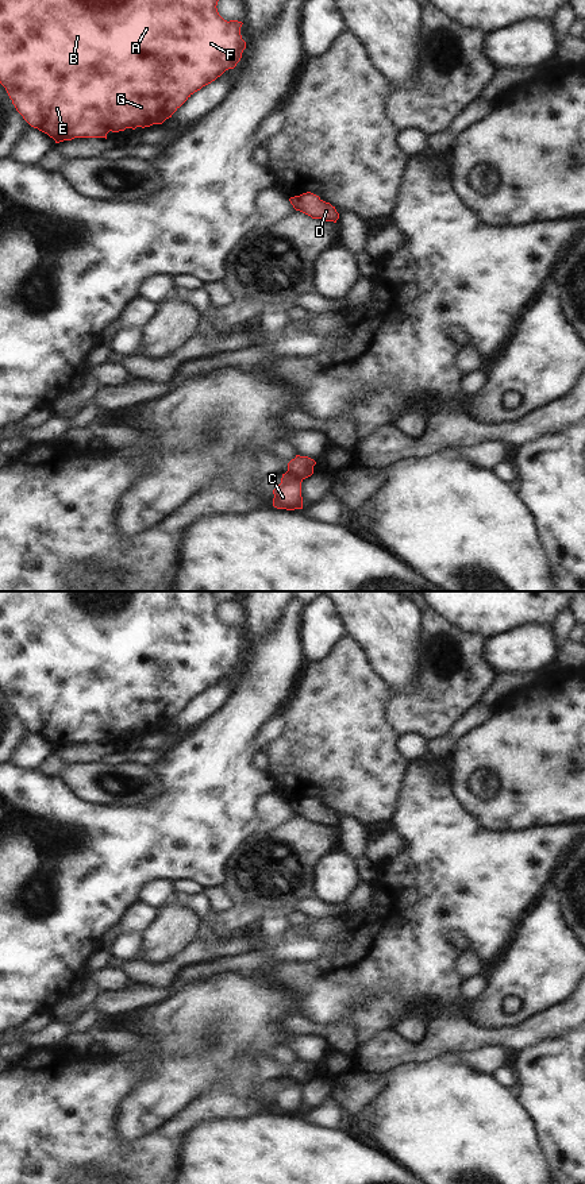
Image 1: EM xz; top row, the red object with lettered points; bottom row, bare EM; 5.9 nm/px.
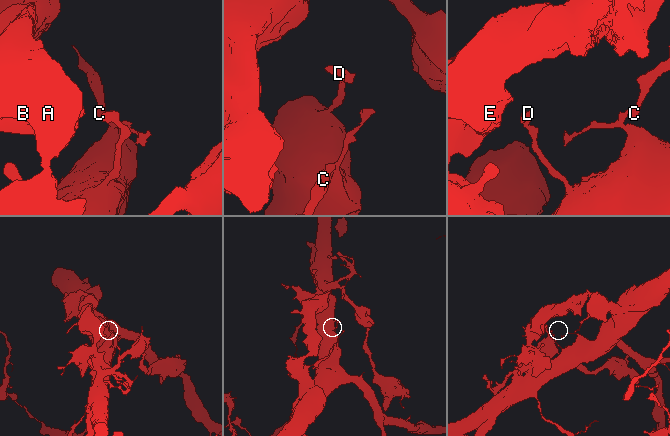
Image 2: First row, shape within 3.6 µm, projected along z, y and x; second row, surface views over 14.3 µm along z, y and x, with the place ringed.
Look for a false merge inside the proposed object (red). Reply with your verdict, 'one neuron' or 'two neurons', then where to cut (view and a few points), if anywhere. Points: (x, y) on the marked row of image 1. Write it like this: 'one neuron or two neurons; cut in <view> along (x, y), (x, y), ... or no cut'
two neurons; cut in xz along (287, 471), (301, 479)

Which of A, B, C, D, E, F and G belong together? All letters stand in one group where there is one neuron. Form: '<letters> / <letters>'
A B C E F G / D

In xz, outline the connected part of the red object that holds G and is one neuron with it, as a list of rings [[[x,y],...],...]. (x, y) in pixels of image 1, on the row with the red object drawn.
[[[0,0],[0,84],[5,88],[12,104],[23,119],[34,128],[47,134],[55,143],[72,140],[74,138],[105,138],[109,131],[119,132],[126,128],[150,127],[162,124],[197,90],[220,77],[226,70],[234,69],[242,58],[246,42],[242,39],[242,22],[224,20],[218,12],[219,0]]]

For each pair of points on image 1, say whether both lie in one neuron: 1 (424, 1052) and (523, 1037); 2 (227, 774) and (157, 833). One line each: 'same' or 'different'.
1: same
2: same

